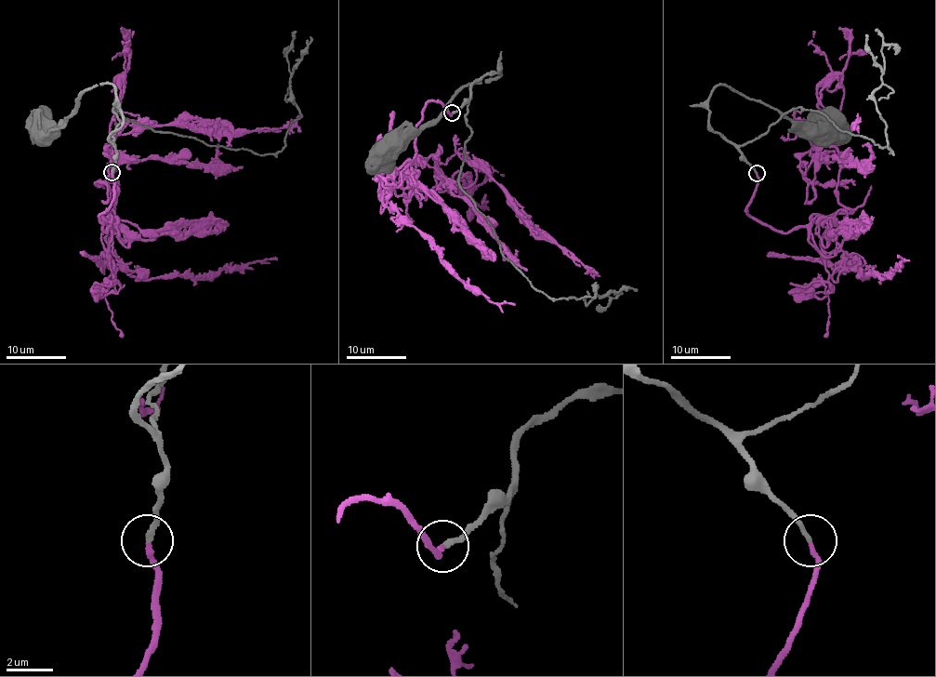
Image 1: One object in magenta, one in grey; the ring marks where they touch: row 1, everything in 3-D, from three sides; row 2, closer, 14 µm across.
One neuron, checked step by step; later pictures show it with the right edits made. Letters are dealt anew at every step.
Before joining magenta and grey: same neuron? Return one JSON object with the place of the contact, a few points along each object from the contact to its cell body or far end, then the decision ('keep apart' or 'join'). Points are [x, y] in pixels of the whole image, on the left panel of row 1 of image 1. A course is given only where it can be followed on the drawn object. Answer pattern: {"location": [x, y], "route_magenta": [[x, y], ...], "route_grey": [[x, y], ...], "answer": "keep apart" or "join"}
{"location": [112, 172], "route_magenta": [[112, 173], [111, 206], [98, 217], [108, 232], [118, 111], [232, 130], [290, 127], [298, 115]], "route_grey": [[112, 172], [117, 153], [109, 137], [122, 125], [123, 112], [110, 83], [85, 89], [65, 123], [38, 133]], "answer": "join"}

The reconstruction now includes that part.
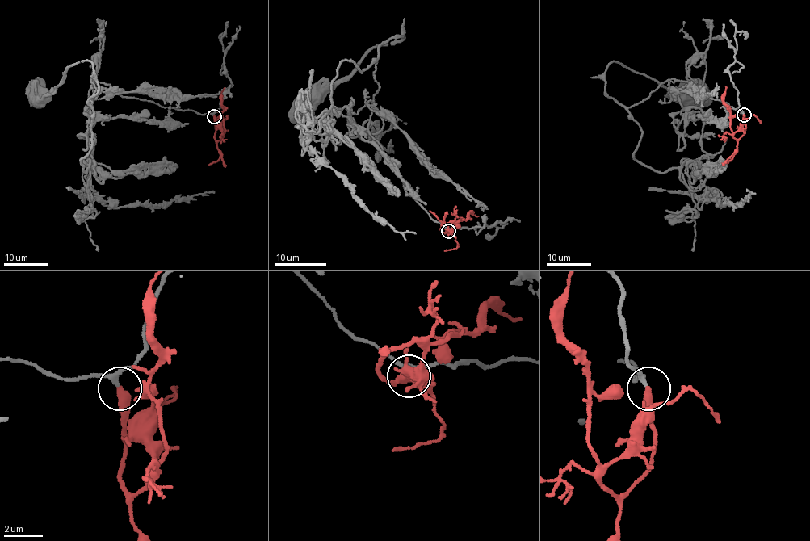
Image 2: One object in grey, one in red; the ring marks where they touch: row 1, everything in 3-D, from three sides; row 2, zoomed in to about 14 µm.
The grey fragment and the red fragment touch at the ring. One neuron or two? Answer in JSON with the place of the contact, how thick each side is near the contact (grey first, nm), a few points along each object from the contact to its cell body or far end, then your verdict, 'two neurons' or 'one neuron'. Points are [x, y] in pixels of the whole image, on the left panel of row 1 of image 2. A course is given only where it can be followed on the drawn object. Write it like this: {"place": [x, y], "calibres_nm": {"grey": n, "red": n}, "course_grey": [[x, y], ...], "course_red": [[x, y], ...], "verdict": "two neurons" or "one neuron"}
{"place": [214, 116], "calibres_nm": {"grey": 200, "red": 440}, "course_grey": [[214, 115], [122, 96], [94, 80], [90, 106], [98, 82], [88, 60], [72, 64], [55, 90], [35, 98]], "course_red": [[215, 116], [215, 122], [223, 133], [224, 127], [220, 102], [221, 90], [225, 87]], "verdict": "one neuron"}

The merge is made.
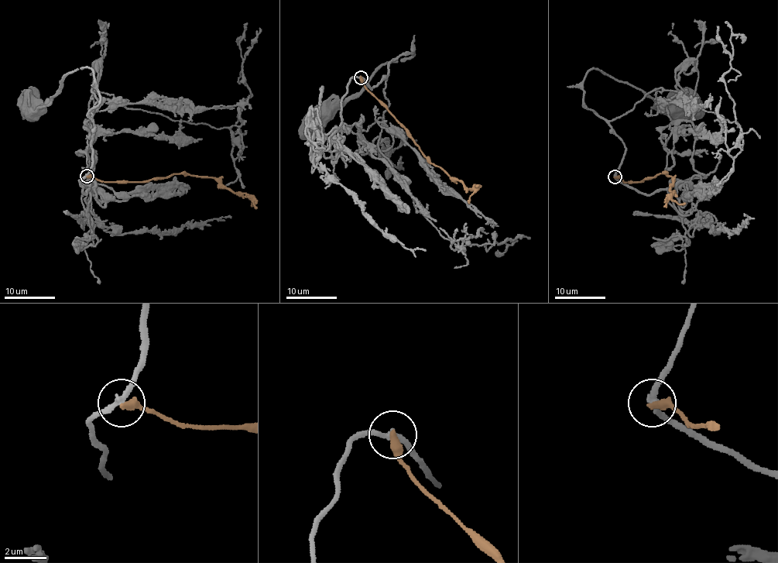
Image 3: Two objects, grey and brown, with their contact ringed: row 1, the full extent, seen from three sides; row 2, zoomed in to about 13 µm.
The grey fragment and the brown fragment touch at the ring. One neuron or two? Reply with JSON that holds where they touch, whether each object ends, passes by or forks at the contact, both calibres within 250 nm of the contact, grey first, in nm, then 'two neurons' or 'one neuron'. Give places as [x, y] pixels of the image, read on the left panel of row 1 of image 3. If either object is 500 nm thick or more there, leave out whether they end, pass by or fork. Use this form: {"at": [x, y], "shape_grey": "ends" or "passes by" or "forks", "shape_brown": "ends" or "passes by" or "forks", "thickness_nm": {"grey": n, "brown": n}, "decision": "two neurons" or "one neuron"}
{"at": [87, 176], "shape_grey": "passes by", "shape_brown": "ends", "thickness_nm": {"grey": 260, "brown": 360}, "decision": "two neurons"}

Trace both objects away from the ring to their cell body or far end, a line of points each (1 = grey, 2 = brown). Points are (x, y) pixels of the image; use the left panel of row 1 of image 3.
1: (87, 176), (94, 127), (88, 113), (100, 93), (88, 67), (68, 73), (51, 101), (28, 110)
2: (87, 176), (101, 181), (149, 181), (173, 173), (214, 177), (230, 189), (250, 198), (253, 202), (251, 204)

